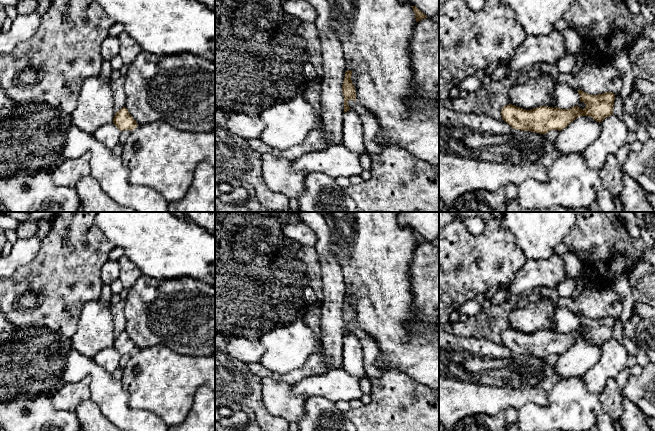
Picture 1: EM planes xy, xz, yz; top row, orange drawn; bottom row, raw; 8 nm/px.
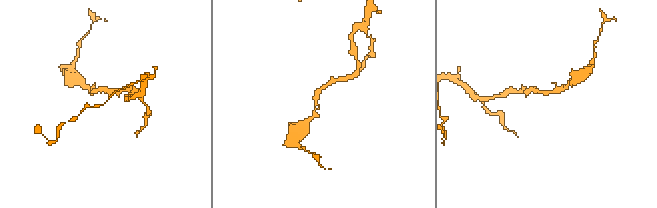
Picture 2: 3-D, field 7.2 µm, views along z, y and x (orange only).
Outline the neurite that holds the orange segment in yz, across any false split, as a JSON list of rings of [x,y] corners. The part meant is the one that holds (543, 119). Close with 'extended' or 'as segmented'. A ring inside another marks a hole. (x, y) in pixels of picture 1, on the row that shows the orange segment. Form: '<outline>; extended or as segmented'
[[[582,90],[577,91],[580,95],[580,102],[584,102],[586,107],[580,109],[577,105],[570,109],[561,109],[558,107],[540,106],[530,110],[526,110],[515,105],[505,105],[501,110],[502,119],[509,124],[513,129],[521,131],[531,131],[540,134],[546,134],[551,130],[561,131],[566,128],[571,122],[580,116],[590,116],[597,122],[602,122],[605,118],[613,115],[613,107],[615,94],[605,92],[598,95],[590,95]]]; as segmented

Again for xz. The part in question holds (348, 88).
[[[351,70],[345,72],[345,77],[342,86],[343,97],[344,97],[344,113],[351,109],[348,105],[348,101],[349,100],[356,101],[356,92],[355,87],[352,83],[351,76],[352,76]]]; as segmented

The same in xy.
[[[126,107],[121,108],[115,113],[113,123],[120,131],[132,131],[138,126]]]; as segmented

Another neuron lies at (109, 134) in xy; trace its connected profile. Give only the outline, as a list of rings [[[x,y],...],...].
[[[111,122],[101,126],[93,135],[98,141],[104,143],[106,147],[112,149],[119,144],[120,134],[121,131]]]

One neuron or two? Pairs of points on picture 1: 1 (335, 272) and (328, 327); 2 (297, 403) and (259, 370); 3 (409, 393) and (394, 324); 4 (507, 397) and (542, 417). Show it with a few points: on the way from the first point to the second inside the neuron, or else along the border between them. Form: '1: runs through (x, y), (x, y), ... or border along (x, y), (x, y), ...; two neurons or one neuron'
1: runs through (334, 286), (334, 302), (331, 305), (331, 313); one neuron
2: border along (262, 378), (269, 377), (277, 381), (290, 383); two neurons
3: border along (382, 369), (399, 369), (425, 385); two neurons
4: border along (545, 405), (526, 403), (518, 410); two neurons

